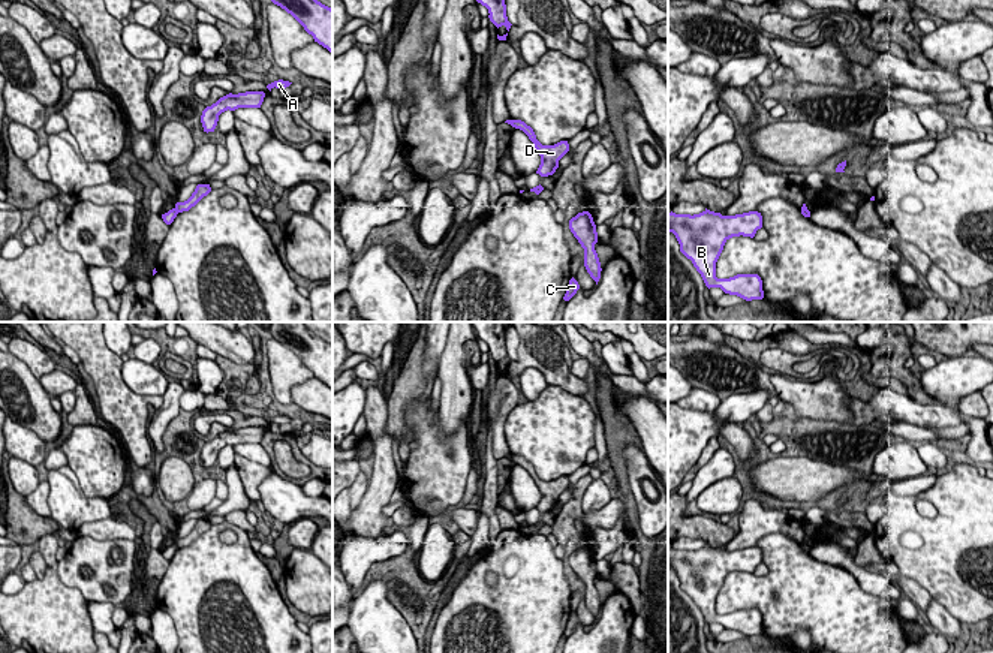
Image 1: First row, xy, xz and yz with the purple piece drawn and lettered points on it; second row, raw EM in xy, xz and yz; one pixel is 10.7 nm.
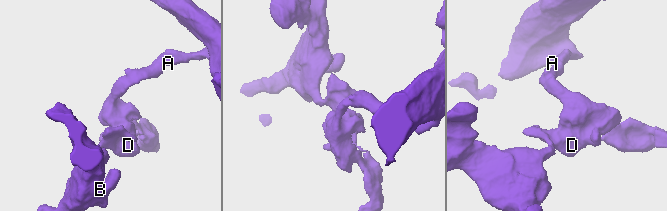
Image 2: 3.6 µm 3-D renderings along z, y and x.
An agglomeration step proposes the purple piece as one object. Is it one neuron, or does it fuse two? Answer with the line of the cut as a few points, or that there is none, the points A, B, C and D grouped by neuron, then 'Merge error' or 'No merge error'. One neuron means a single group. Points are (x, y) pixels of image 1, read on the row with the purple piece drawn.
Split along xy (174, 208), (178, 211). Groups: A C D / B. Merge error

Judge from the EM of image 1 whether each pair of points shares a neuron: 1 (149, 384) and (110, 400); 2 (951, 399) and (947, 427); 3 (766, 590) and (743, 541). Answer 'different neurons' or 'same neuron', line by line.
1: different neurons
2: different neurons
3: different neurons

